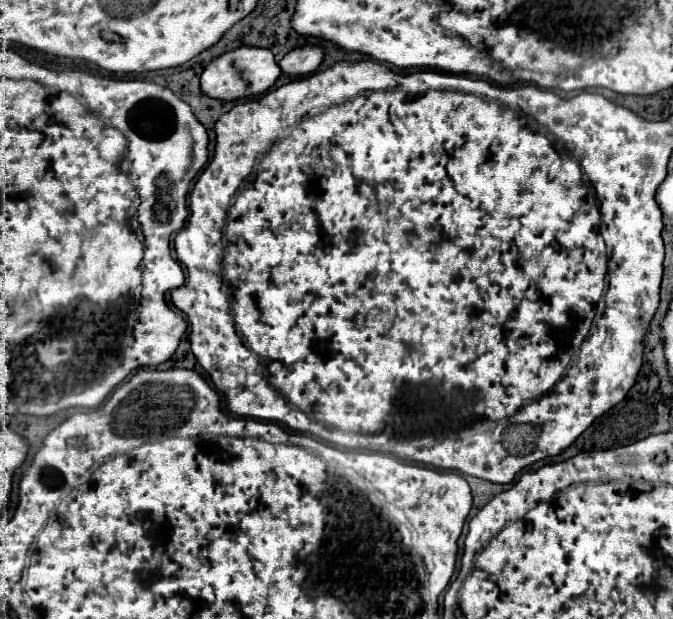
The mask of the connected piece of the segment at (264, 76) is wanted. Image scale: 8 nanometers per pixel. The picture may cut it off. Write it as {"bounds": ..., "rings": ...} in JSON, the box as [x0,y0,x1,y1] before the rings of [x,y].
{"bounds":[201,45,281,101],"rings":[[[243,45],[219,55],[205,67],[205,71],[201,73],[201,91],[213,99],[233,101],[233,99],[265,93],[277,81],[279,75],[281,75],[281,69],[269,49]]]}

